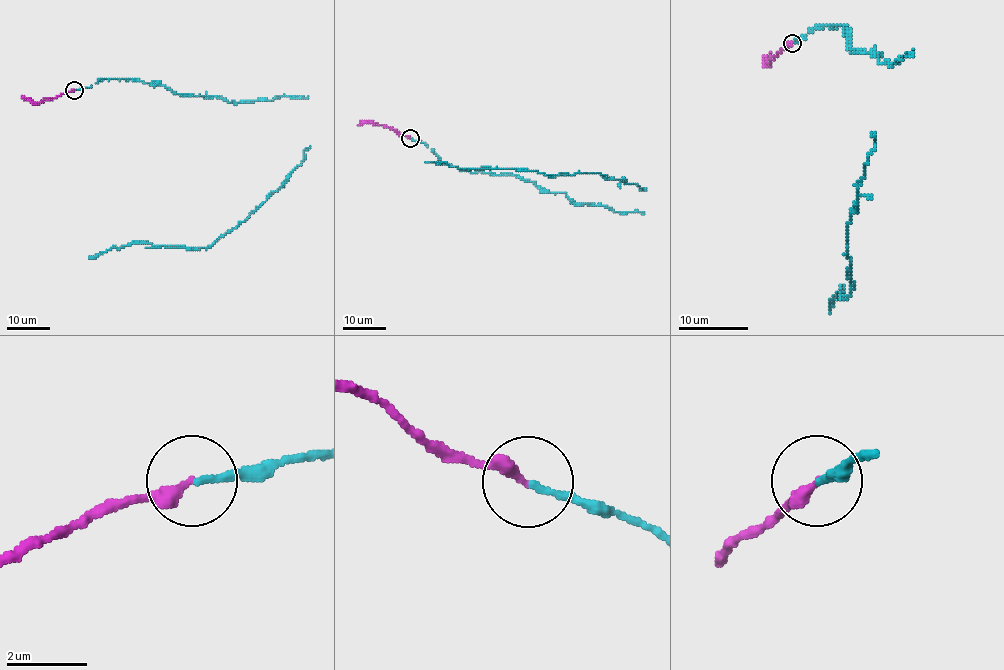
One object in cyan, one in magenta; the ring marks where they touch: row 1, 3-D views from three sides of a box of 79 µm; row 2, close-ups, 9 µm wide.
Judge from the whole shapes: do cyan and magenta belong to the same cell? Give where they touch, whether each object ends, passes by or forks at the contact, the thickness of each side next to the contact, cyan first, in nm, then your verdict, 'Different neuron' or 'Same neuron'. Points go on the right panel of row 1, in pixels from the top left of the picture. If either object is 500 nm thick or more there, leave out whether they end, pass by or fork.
Place: (792, 43). At the ring cyan ends. At the ring magenta ends. Thickness 150 nm (cyan) against 280 nm. Different neuron

